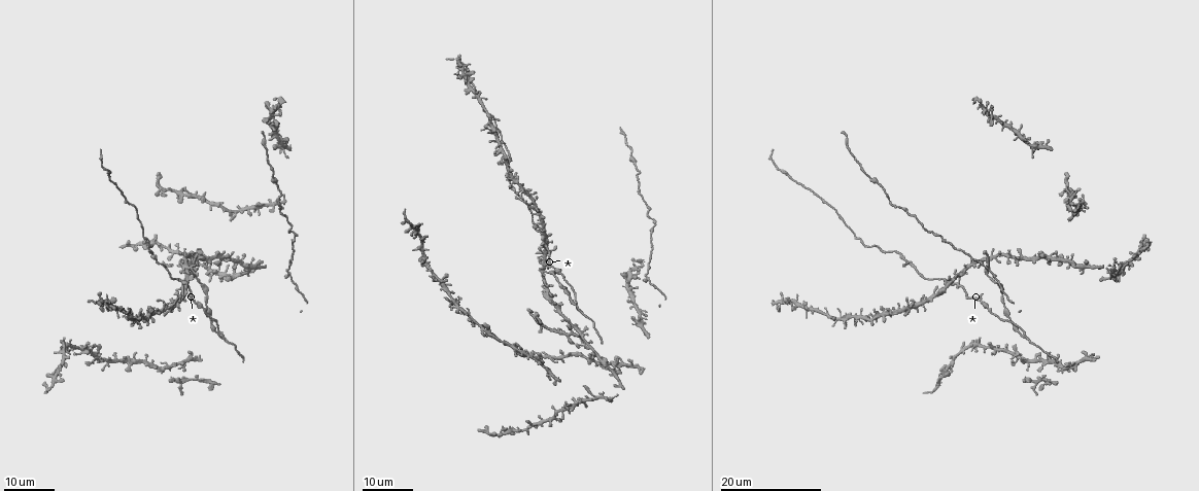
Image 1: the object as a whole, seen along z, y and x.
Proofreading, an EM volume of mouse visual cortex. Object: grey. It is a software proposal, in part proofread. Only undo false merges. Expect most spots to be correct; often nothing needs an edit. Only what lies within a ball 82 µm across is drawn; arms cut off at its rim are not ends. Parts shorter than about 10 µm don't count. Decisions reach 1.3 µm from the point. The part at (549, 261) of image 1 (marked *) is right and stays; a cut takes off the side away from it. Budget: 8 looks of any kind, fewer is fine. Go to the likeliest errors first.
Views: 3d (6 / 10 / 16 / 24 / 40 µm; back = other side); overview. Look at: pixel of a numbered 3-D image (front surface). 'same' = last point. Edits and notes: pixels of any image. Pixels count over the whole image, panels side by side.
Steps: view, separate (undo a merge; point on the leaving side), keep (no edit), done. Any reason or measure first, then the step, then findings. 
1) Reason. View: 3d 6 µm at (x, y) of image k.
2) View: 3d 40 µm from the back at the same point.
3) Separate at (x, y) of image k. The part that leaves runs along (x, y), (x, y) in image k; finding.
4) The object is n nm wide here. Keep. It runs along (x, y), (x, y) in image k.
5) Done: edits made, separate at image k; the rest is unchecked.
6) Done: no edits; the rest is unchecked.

Four arms meet. View: 3d 24 µm at (581, 332) of image 1.

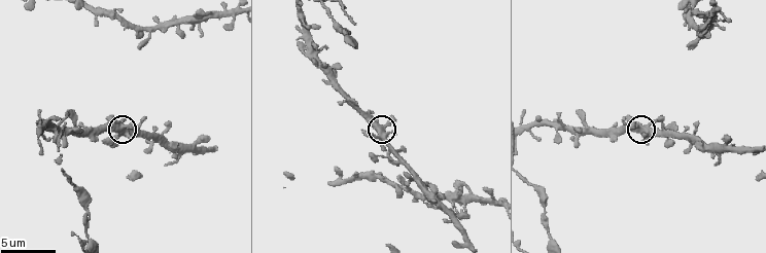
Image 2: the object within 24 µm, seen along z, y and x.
View: 3d 6 µm at (382, 128) of image 2.

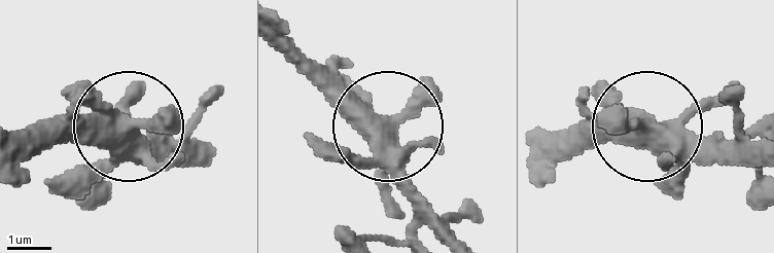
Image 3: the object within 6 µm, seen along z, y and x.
4 arms meet here. Keep. Continuous, no second neuron.

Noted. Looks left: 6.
Side arm on a straight run. View: 3d 24 µm at (183, 382) of image 1.

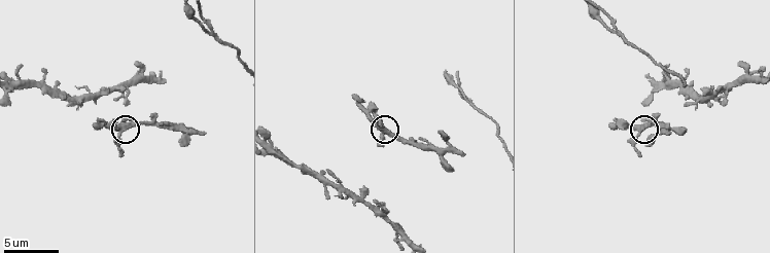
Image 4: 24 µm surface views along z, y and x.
Zoom in. View: 3d 6 µm at (384, 130) of image 4.

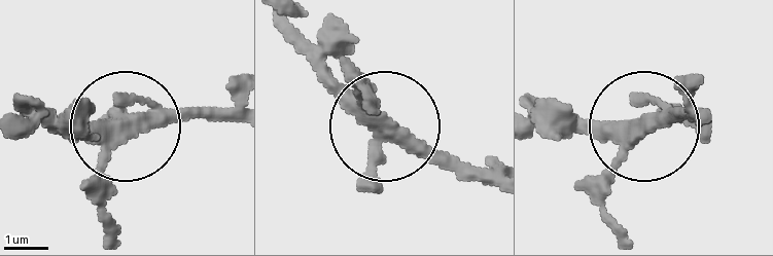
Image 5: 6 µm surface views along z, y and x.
Keep. One neuron here.

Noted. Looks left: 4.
A fork. View: 3d 10 µm at (204, 29) of image 4.

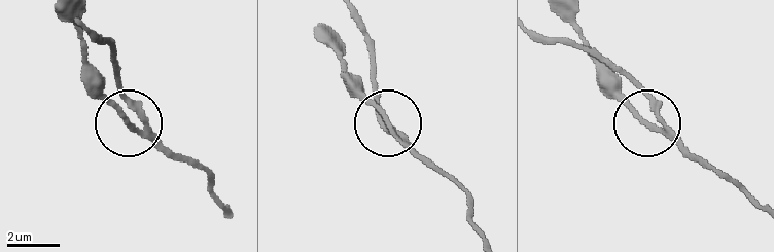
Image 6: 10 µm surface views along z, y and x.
3 arms meet here. Separate at (125, 117) of image 6. The part that leaves runs along (140, 137), (105, 93), (85, 52), (76, 12) in image 6; two neurons meet here.

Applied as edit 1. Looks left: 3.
Looks like a crossing. View: 3d 16 µm at (142, 28) of image 2.

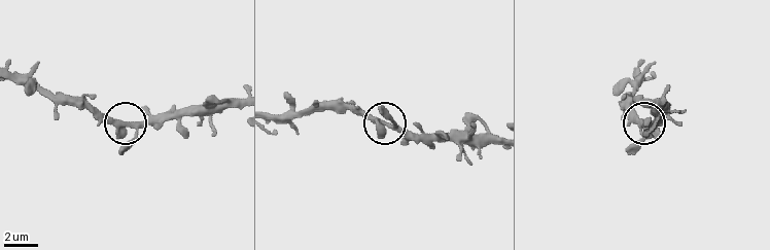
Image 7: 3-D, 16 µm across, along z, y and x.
The object is 360 nm wide here. Keep. Continuous, no second neuron.

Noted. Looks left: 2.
Done: edits made, separate at image 6; the rest is unchecked.

